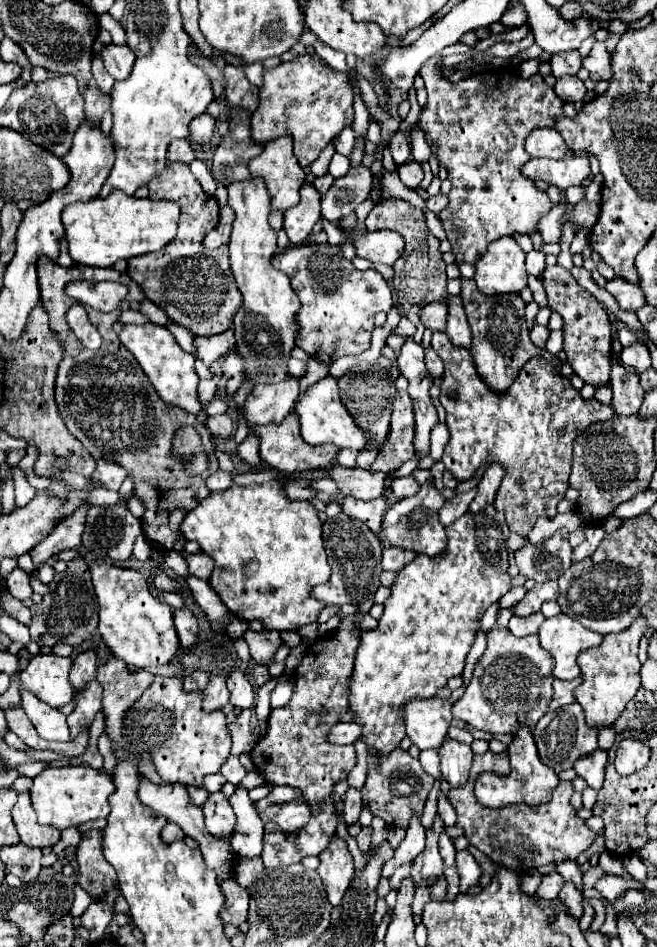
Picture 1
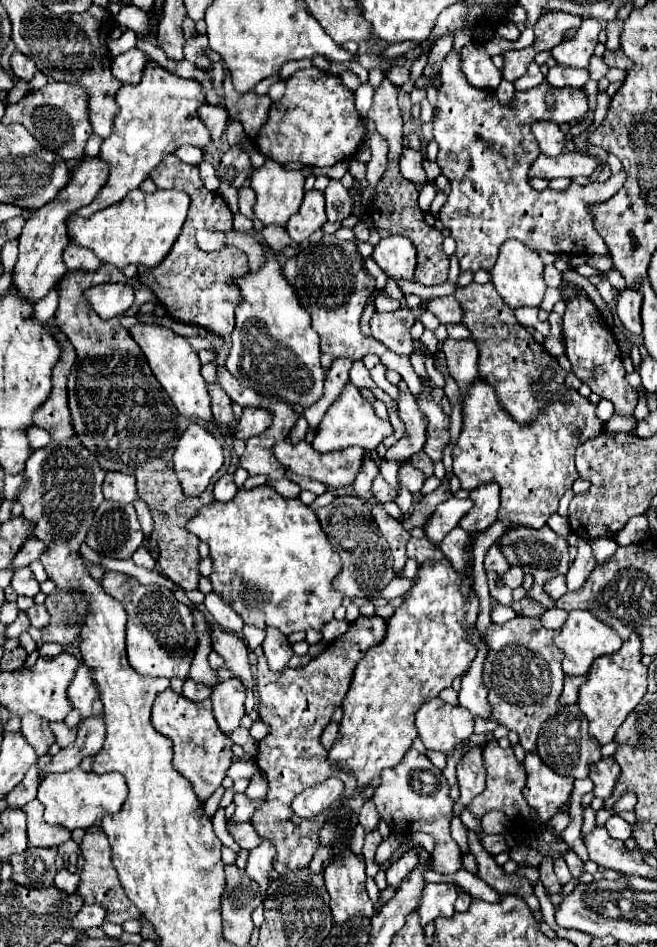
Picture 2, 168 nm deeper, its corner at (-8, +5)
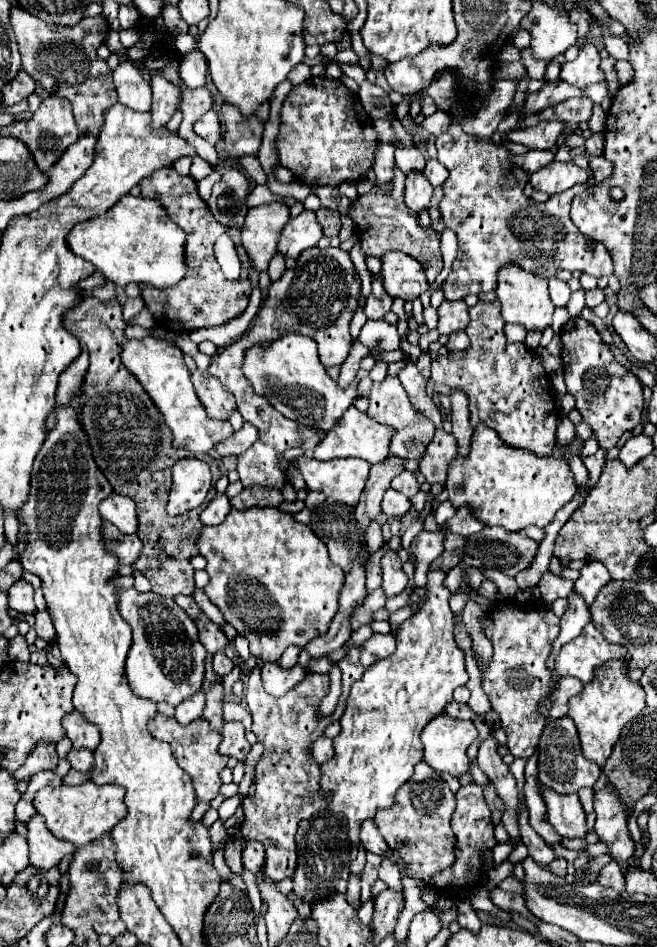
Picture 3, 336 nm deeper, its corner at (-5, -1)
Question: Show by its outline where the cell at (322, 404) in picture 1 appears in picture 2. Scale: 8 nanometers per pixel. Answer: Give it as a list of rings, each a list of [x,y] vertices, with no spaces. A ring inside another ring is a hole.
[[[351,382],[343,388],[343,392],[337,396],[337,400],[329,406],[325,412],[321,424],[317,426],[317,434],[313,438],[313,448],[317,452],[331,452],[331,450],[341,450],[347,446],[359,446],[363,450],[375,450],[385,436],[391,436],[393,426],[389,420],[381,420],[371,404],[361,396],[359,388],[353,386]]]

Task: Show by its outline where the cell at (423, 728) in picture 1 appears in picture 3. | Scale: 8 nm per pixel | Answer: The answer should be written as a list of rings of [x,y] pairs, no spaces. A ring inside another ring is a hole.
[[[446,714],[430,720],[422,730],[424,762],[436,772],[462,776],[470,770],[472,760],[466,750],[476,740],[478,730],[472,720],[456,720]]]

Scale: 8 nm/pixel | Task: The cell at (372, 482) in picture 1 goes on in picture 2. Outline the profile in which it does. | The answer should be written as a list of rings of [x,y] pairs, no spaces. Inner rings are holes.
[[[381,474],[375,476],[371,492],[373,492],[373,496],[375,496],[377,502],[389,502],[389,500],[395,500],[395,496],[397,496],[395,490],[385,482],[385,478]]]

